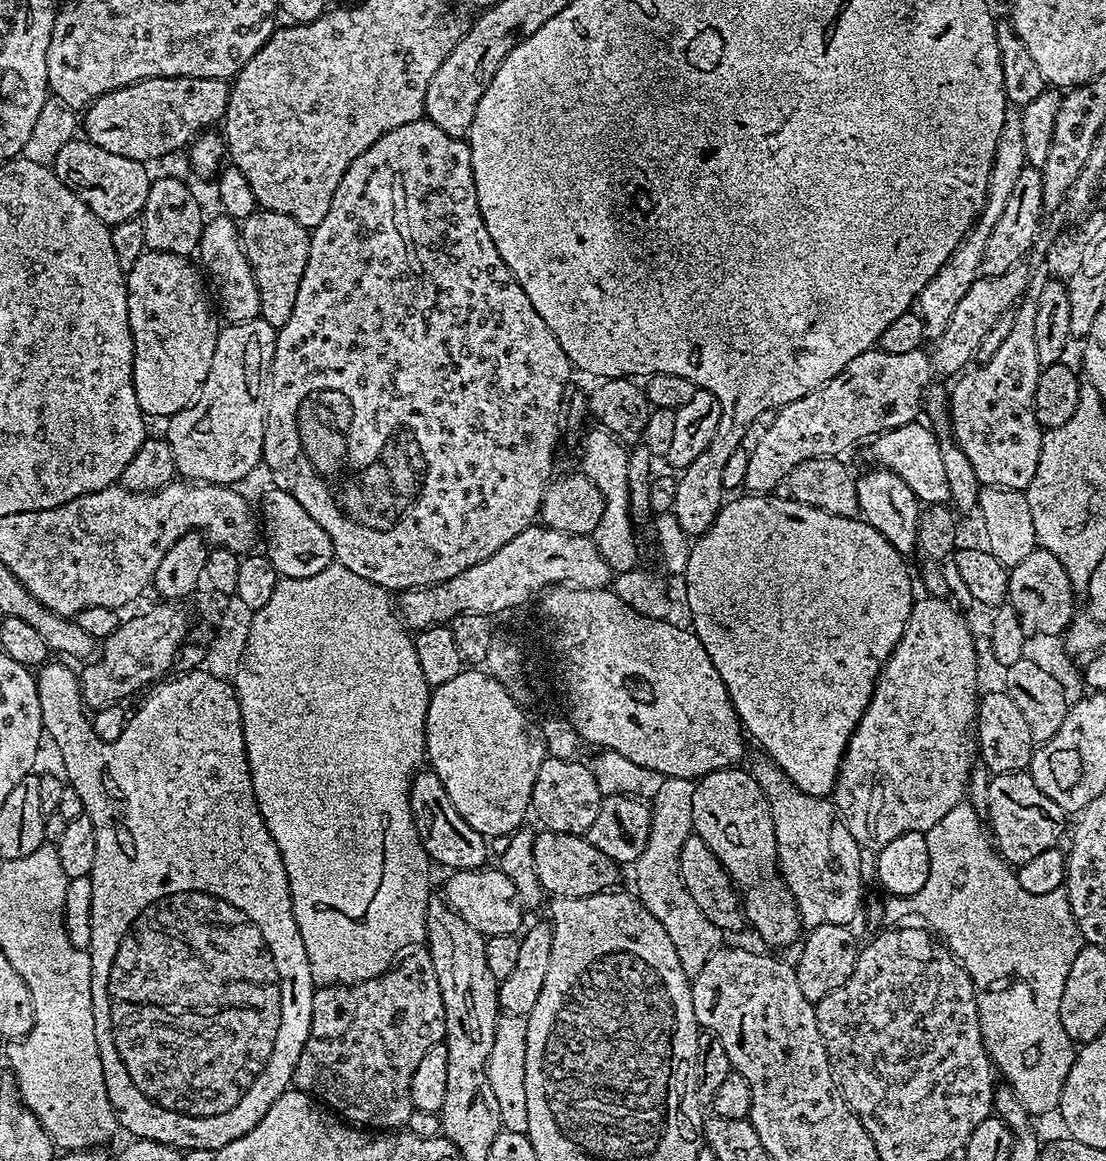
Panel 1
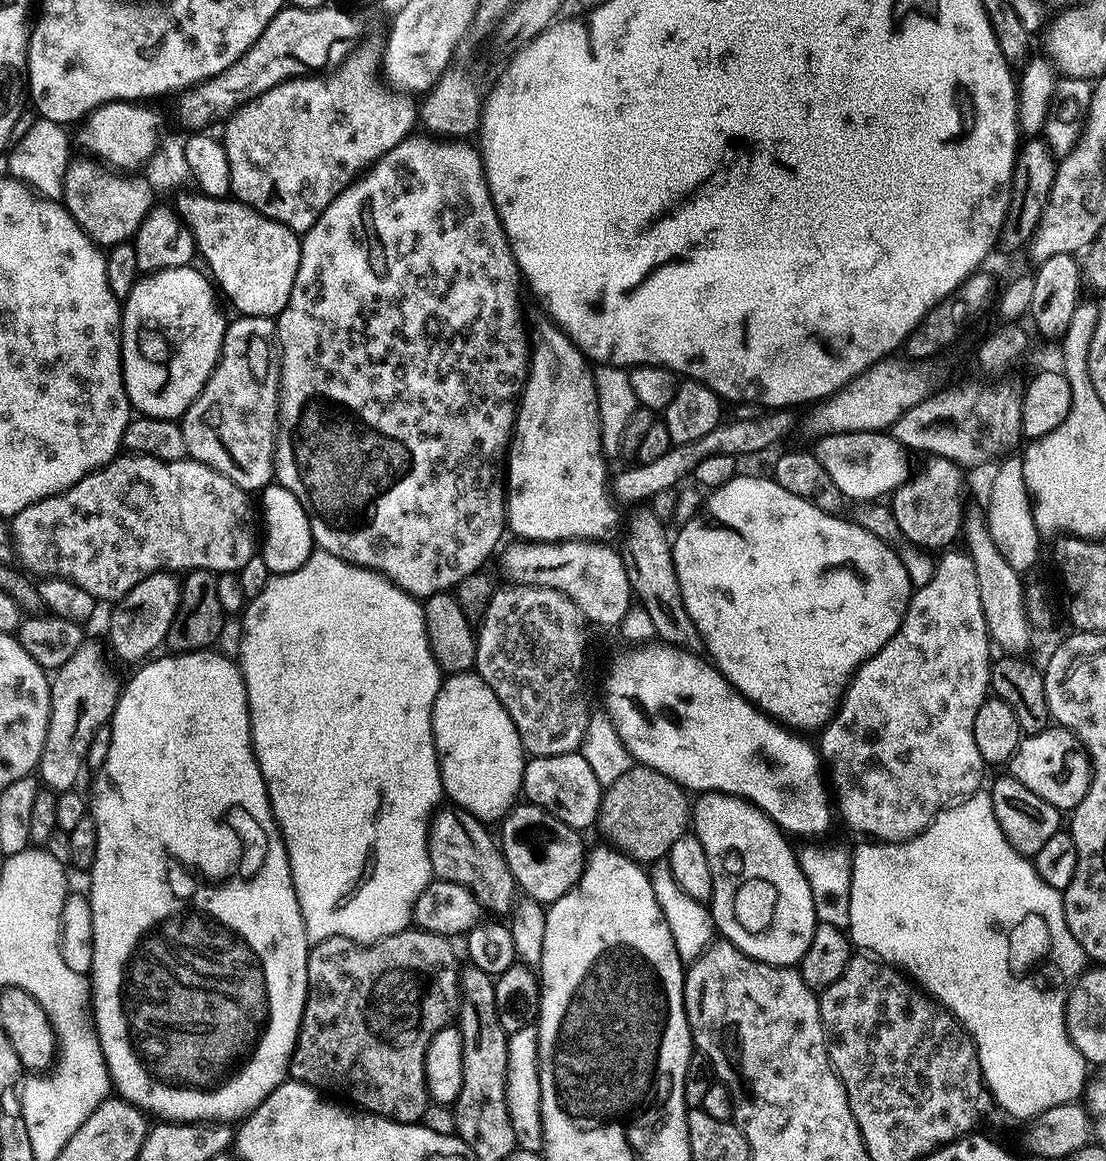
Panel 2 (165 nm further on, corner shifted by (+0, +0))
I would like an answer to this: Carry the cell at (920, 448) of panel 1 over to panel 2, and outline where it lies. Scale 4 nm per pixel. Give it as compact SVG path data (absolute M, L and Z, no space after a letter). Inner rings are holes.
M843 432L819 439L814 454L826 466L838 490L849 500L876 502L907 484L909 449L896 441L895 436L882 432ZM885 495L885 496L884 496ZM884 496L884 497L882 497Z

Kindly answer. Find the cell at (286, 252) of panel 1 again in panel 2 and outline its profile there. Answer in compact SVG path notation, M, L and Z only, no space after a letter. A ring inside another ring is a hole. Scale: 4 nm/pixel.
M197 194L180 196L174 202L196 236L199 255L204 255L211 279L219 282L223 276L237 272L237 276L222 281L218 288L221 293L232 291L228 296L230 303L236 304L240 300L239 315L279 316L290 302L294 278L300 269L301 237L297 232L255 212L249 204L241 204L235 198L215 200L212 196ZM239 288L240 296L236 293Z

